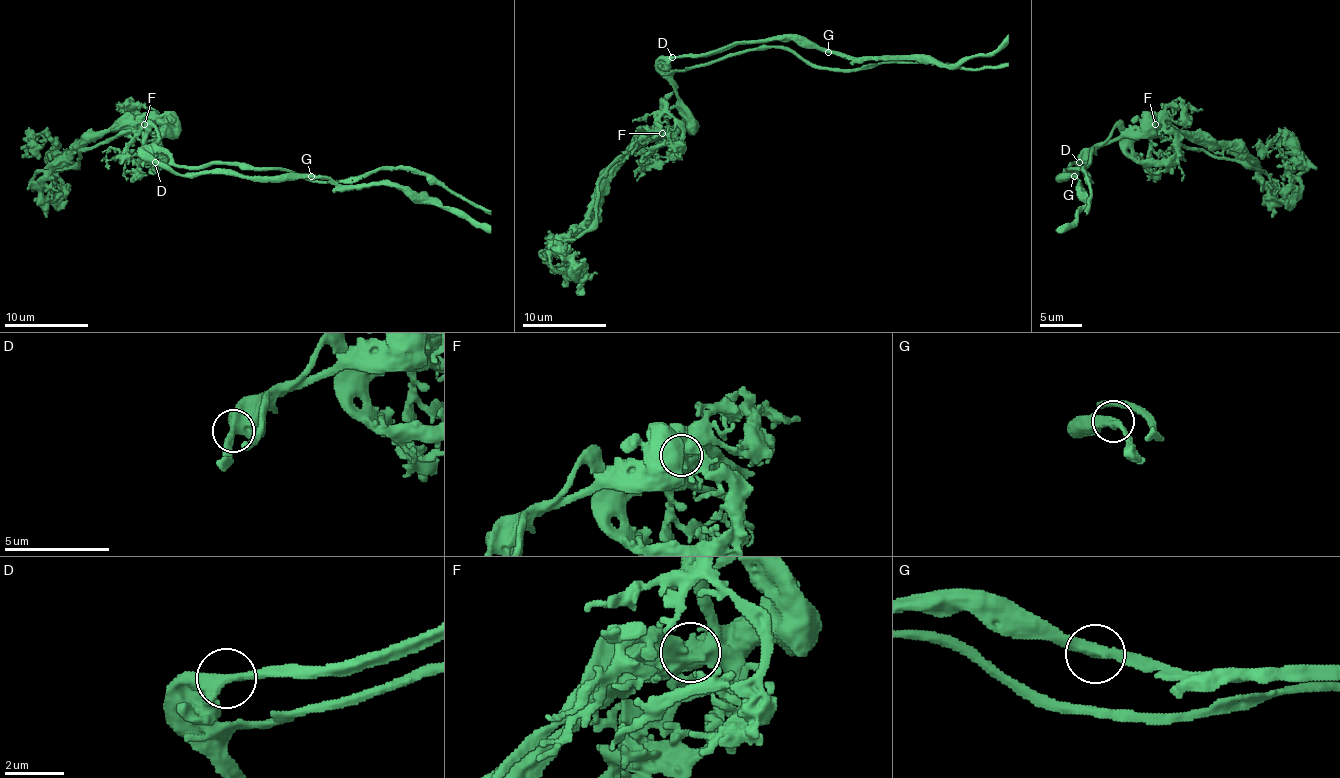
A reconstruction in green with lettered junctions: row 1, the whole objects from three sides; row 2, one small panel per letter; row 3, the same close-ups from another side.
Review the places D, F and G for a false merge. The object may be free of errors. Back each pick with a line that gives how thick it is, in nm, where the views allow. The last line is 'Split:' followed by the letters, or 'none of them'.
F: Thickness 800 nm
Split: F

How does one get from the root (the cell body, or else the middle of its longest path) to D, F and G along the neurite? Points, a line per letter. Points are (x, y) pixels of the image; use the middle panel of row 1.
D: (673, 70), (673, 57)
F: (673, 70), (677, 101), (666, 112), (666, 129), (662, 133)
G: (673, 70), (671, 61), (675, 57), (715, 53), (742, 42), (810, 40), (829, 53)

